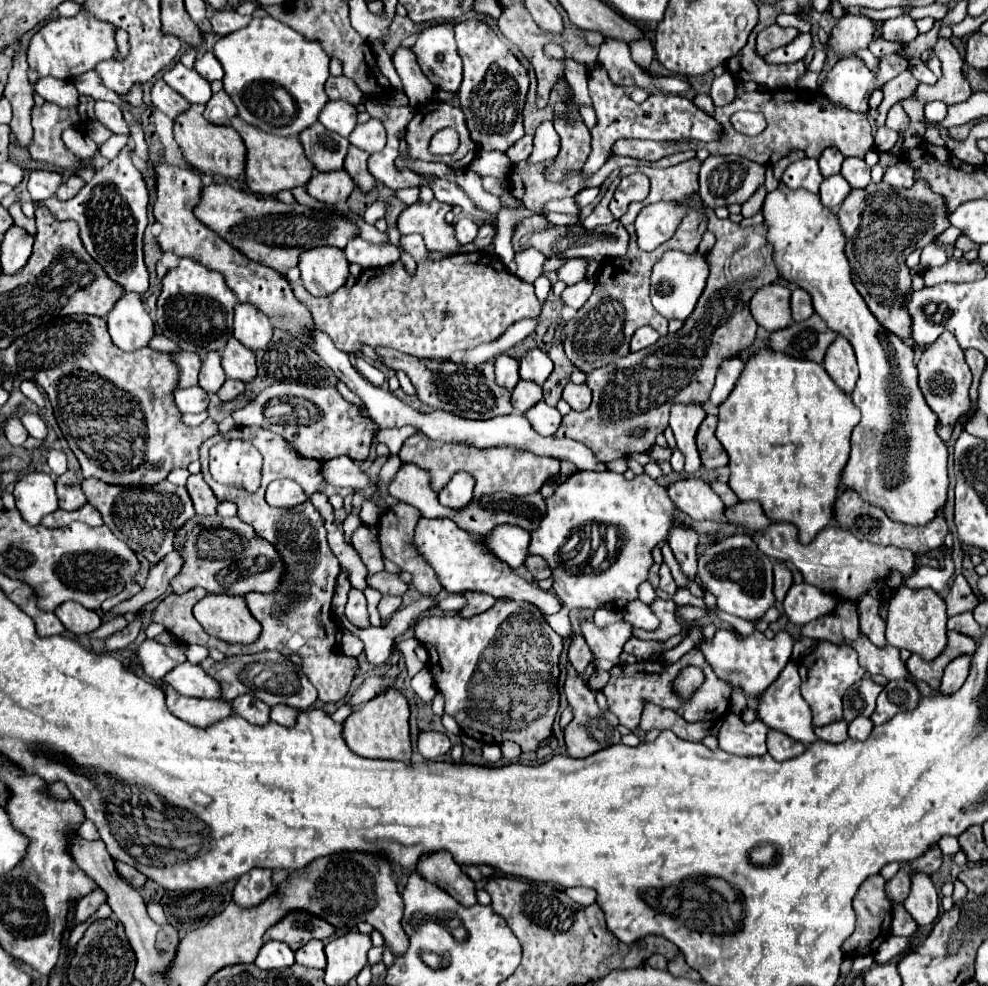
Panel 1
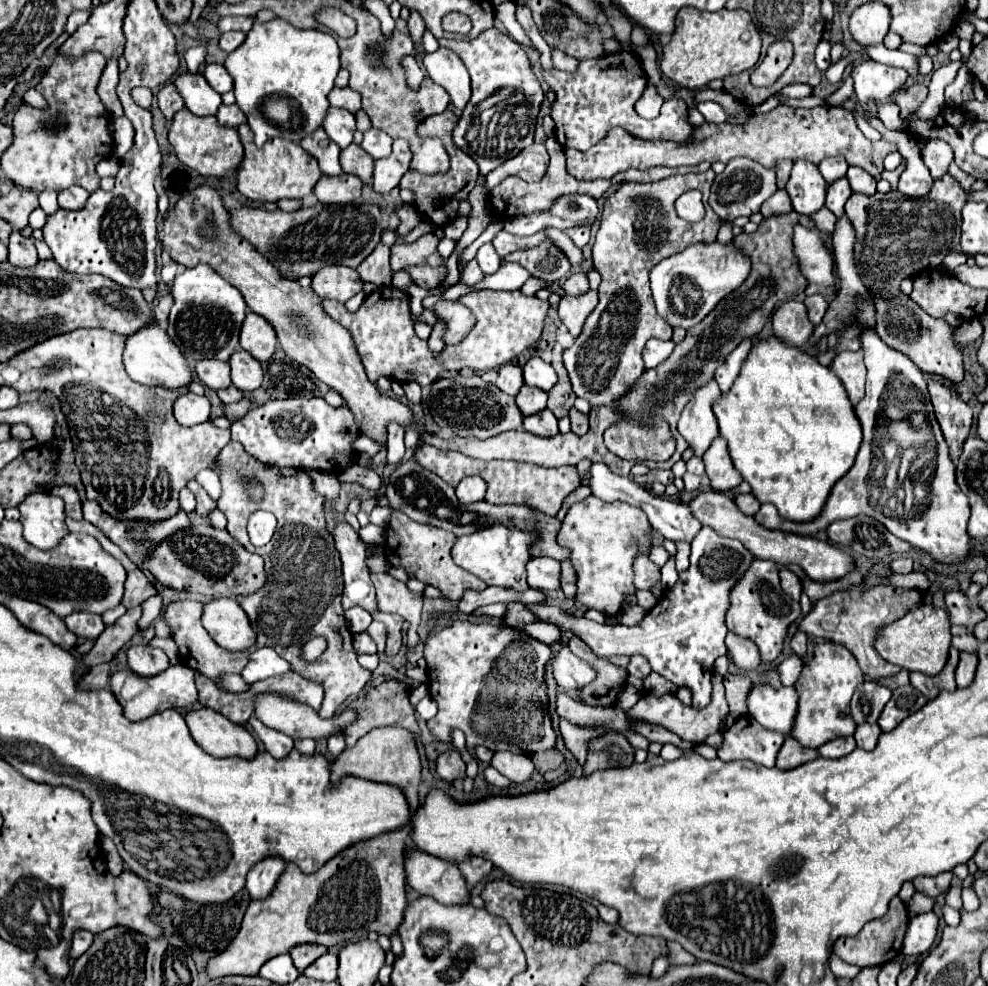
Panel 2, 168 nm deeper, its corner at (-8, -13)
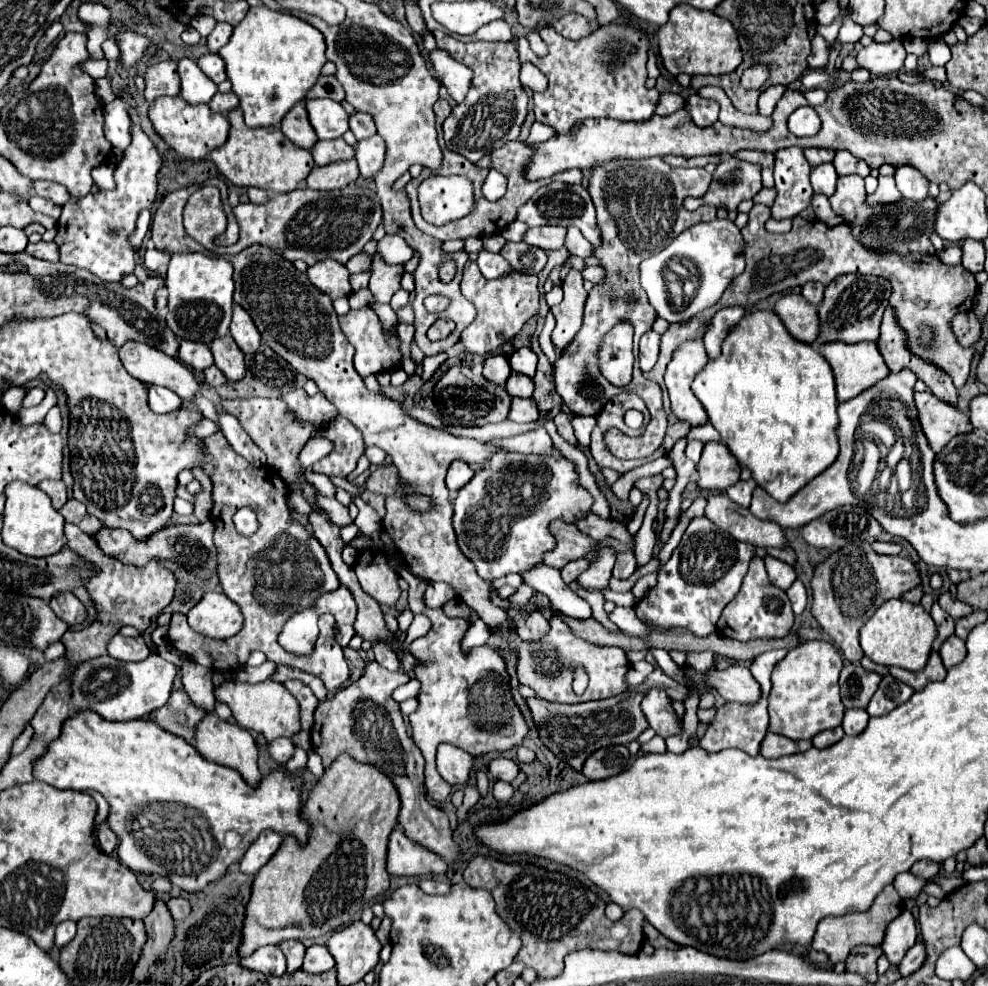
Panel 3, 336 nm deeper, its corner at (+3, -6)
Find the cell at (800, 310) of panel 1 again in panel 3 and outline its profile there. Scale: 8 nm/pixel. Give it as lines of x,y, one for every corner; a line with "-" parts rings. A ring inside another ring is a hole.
805,283
801,287
801,295
811,303
811,305
819,305
823,299
823,285
821,283

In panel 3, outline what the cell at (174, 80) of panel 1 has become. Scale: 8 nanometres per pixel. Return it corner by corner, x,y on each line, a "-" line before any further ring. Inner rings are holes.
181,59
177,73
181,77
181,97
189,105
199,105
199,103
209,103
211,97
217,93
217,85
207,79
207,75
197,67
195,61
191,59

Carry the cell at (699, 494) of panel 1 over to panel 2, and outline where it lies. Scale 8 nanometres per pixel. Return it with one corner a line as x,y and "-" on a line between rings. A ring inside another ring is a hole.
702,492
690,502
690,506
702,524
712,526
720,536
740,540
756,558
772,560
782,566
798,564
812,580
836,580
836,578
842,578
854,570
852,558
842,548
832,546
822,540
816,540
812,536
800,536
800,534
792,534
792,532
764,528
754,520
754,516
740,514
734,498
724,492

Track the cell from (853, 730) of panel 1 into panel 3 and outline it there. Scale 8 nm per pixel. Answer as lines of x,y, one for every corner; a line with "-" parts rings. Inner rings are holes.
853,709
853,711
845,711
845,719
843,719
841,727
847,735
859,735
867,727
867,721
869,721
869,715
865,709
861,709
861,711

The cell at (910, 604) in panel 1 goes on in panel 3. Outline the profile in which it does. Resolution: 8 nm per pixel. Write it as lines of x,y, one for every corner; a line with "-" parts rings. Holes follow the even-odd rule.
903,599
885,601
873,617
861,627
861,647
865,655
881,665
897,665
909,671
921,671
929,659
931,645
937,637
937,627
931,615
921,607

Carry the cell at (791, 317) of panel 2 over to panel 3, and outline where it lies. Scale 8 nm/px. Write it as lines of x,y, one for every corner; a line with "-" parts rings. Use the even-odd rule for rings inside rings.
799,293
783,295
777,305
775,313
783,319
785,329
799,341
813,343
819,333
819,319
817,309
809,305

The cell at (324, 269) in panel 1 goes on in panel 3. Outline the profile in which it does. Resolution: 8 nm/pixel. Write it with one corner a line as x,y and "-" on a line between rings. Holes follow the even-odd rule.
325,259
321,263
311,265
307,269
307,277
319,291
329,295
331,299
351,295
349,271
345,265
337,263
335,259

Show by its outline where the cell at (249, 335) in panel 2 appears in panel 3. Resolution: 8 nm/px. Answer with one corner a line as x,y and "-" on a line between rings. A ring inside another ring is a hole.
239,305
233,307
233,321
229,331
243,353
255,353
259,349
261,333
257,331
257,327
253,327
251,315

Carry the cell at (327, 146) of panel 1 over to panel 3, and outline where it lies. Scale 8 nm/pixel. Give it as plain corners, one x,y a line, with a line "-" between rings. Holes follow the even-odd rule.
305,101
297,103
283,119
281,123
281,131
283,135
295,143
297,147
303,147
303,149
313,149
313,145
317,143
317,135
309,123
309,117
307,117
307,111
305,111

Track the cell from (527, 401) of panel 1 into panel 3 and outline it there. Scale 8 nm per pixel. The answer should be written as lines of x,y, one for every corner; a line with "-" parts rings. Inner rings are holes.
513,373
513,375
507,379
505,389
507,389
507,393
509,393
511,397
531,397
531,395
533,395
533,381
531,381
531,377

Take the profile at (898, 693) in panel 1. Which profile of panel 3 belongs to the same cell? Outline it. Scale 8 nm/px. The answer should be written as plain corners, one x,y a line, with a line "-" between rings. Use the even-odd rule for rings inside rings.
887,675
887,677
883,677
883,681
879,683
879,689
875,691
873,699
869,701
867,713
871,717
887,715
889,711
893,711
895,707
905,703
911,695
913,695
913,689
909,685
905,685
905,683
897,681
895,677

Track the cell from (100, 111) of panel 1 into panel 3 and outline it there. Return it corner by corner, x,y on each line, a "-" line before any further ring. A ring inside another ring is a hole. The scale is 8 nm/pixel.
115,99
113,103
104,105
104,134
107,141
123,151
131,143
131,121
127,115
127,103
121,99

